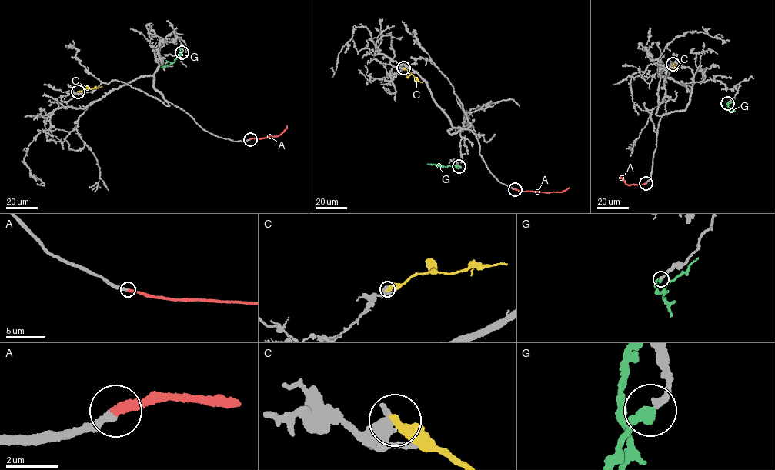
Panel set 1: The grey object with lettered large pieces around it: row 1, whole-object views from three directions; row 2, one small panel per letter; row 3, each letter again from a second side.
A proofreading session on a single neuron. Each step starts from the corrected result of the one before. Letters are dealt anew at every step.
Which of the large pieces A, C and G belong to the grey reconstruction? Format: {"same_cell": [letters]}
{"same_cell": ["A"]}

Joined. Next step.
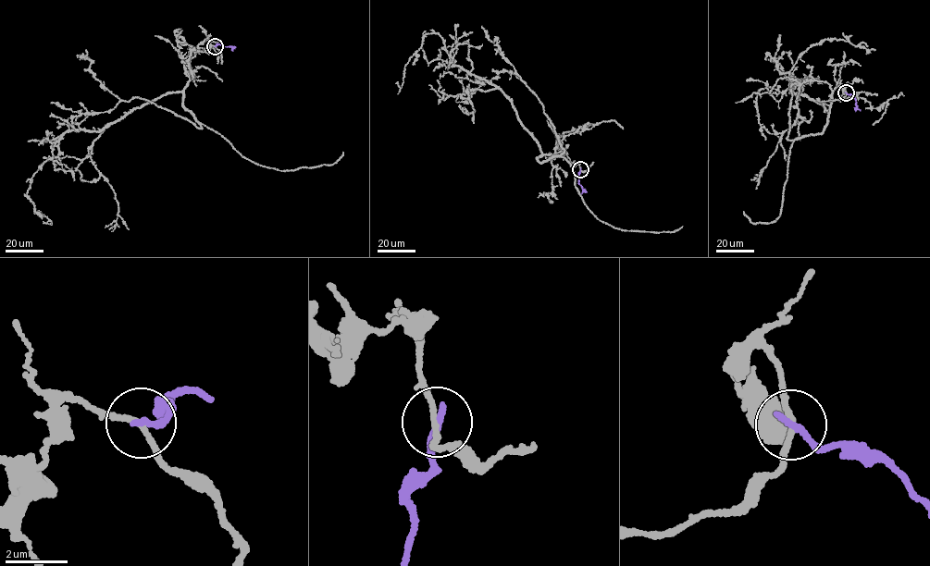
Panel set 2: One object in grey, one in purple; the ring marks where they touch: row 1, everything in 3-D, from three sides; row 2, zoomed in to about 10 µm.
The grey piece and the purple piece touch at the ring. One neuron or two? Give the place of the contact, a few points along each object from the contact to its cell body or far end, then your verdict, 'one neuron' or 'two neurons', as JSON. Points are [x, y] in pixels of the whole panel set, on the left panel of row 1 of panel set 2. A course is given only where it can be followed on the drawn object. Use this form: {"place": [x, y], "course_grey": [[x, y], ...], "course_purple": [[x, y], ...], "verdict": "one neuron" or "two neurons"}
{"place": [215, 46], "course_grey": [[215, 45], [182, 59], [182, 91], [100, 130], [63, 134], [57, 155], [40, 165], [27, 191], [51, 225]], "course_purple": [[215, 45], [218, 43], [232, 47]], "verdict": "two neurons"}

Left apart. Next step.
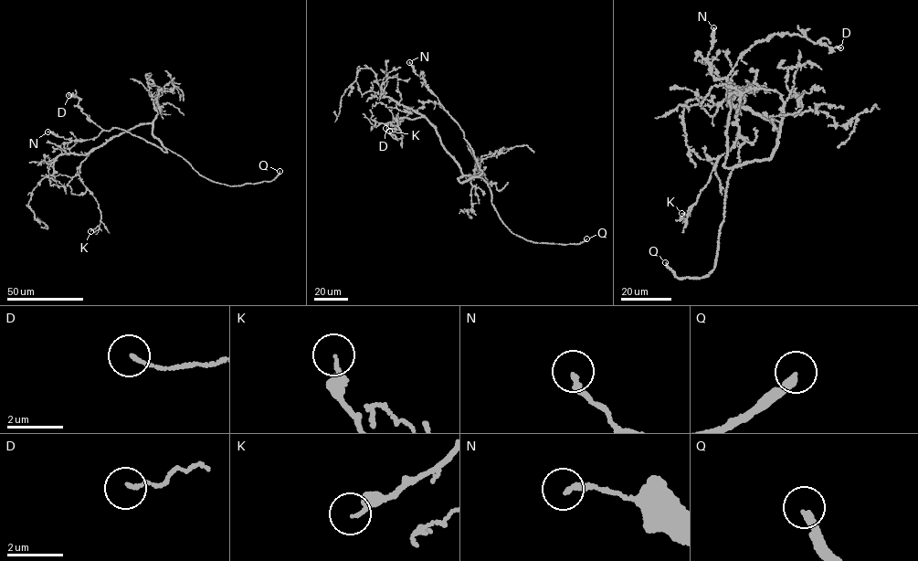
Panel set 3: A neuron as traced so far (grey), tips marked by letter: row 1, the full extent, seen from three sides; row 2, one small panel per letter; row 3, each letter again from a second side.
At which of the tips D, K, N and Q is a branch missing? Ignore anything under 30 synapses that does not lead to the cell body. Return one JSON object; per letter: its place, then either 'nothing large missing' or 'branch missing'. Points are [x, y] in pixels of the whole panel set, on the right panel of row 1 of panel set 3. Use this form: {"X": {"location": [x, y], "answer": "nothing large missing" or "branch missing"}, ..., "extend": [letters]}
{"D": {"location": [840, 47], "answer": "nothing large missing"}, "K": {"location": [681, 213], "answer": "nothing large missing"}, "N": {"location": [713, 27], "answer": "nothing large missing"}, "Q": {"location": [665, 262], "answer": "branch missing"}, "extend": ["Q"]}

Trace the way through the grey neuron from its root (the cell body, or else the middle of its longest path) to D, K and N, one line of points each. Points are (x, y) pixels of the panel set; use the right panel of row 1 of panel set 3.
D: (771, 121), (779, 134), (770, 157), (723, 166), (727, 78), (742, 55), (776, 34), (840, 47)
K: (771, 121), (750, 110), (731, 105), (737, 112), (738, 137), (730, 150), (718, 158), (689, 215), (681, 213)
N: (771, 121), (779, 134), (770, 157), (723, 166), (731, 88), (725, 78), (712, 76), (707, 59), (713, 27)

